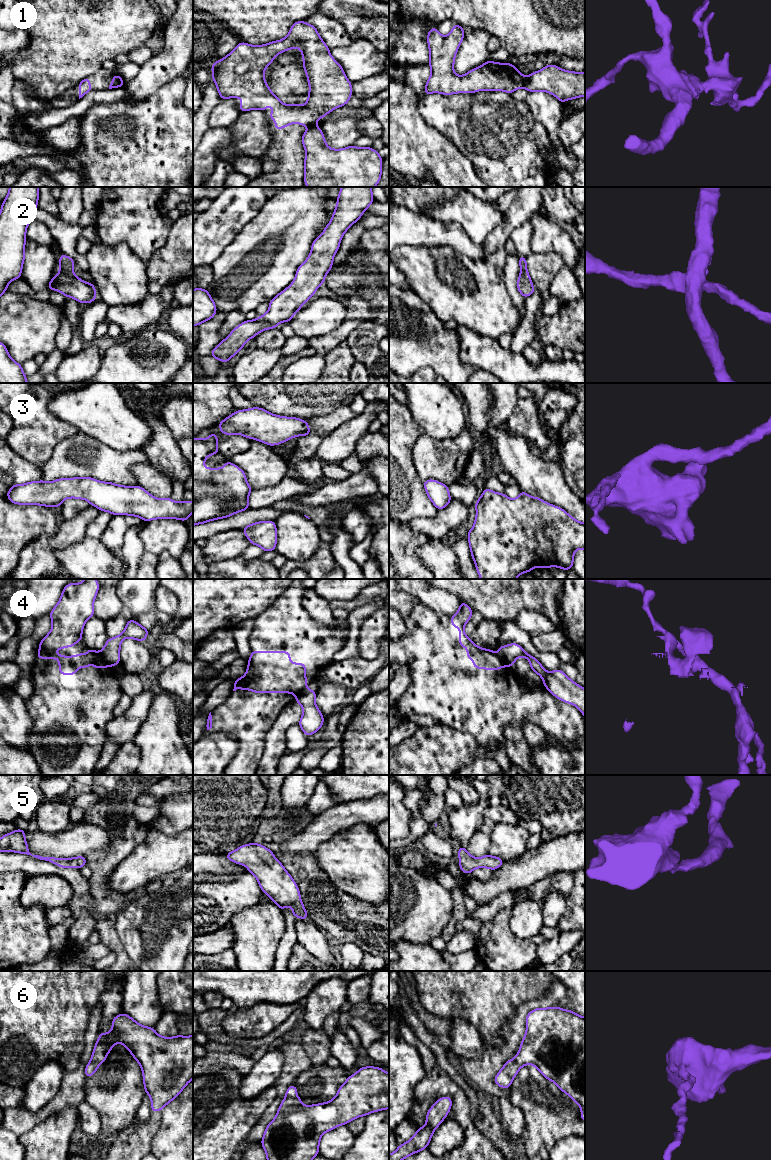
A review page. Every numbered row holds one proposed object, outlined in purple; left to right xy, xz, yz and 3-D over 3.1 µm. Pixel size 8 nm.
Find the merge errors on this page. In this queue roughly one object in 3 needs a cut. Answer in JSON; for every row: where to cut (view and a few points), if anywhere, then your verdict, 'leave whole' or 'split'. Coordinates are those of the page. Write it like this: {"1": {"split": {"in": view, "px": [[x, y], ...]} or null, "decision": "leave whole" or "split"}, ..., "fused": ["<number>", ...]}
{"1": {"split": {"in": "yz", "px": [[526, 77], [524, 86]]}, "decision": "split"}, "2": {"split": {"in": "xz", "px": [[272, 325], [261, 321], [259, 331]]}, "decision": "split"}, "3": {"split": null, "decision": "leave whole"}, "4": {"split": {"in": "xy", "px": [[99, 652], [109, 665]]}, "decision": "split"}, "5": {"split": null, "decision": "leave whole"}, "6": {"split": null, "decision": "leave whole"}, "fused": ["1", "2", "4"]}

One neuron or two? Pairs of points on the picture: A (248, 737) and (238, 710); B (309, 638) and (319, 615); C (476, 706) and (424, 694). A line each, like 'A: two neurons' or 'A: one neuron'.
A: one neuron
B: two neurons
C: one neuron

